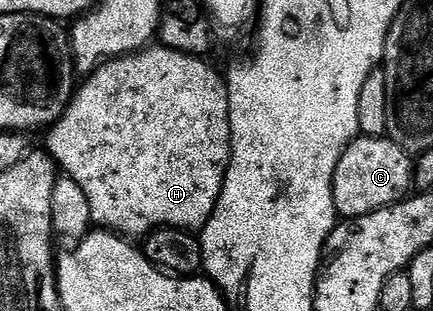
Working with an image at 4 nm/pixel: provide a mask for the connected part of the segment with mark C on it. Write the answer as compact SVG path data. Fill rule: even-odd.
M357 135L342 154L338 166L334 170L332 193L337 213L344 218L355 218L374 214L374 210L382 210L391 204L399 204L413 191L414 188L414 160L409 152L402 150L387 136Z

